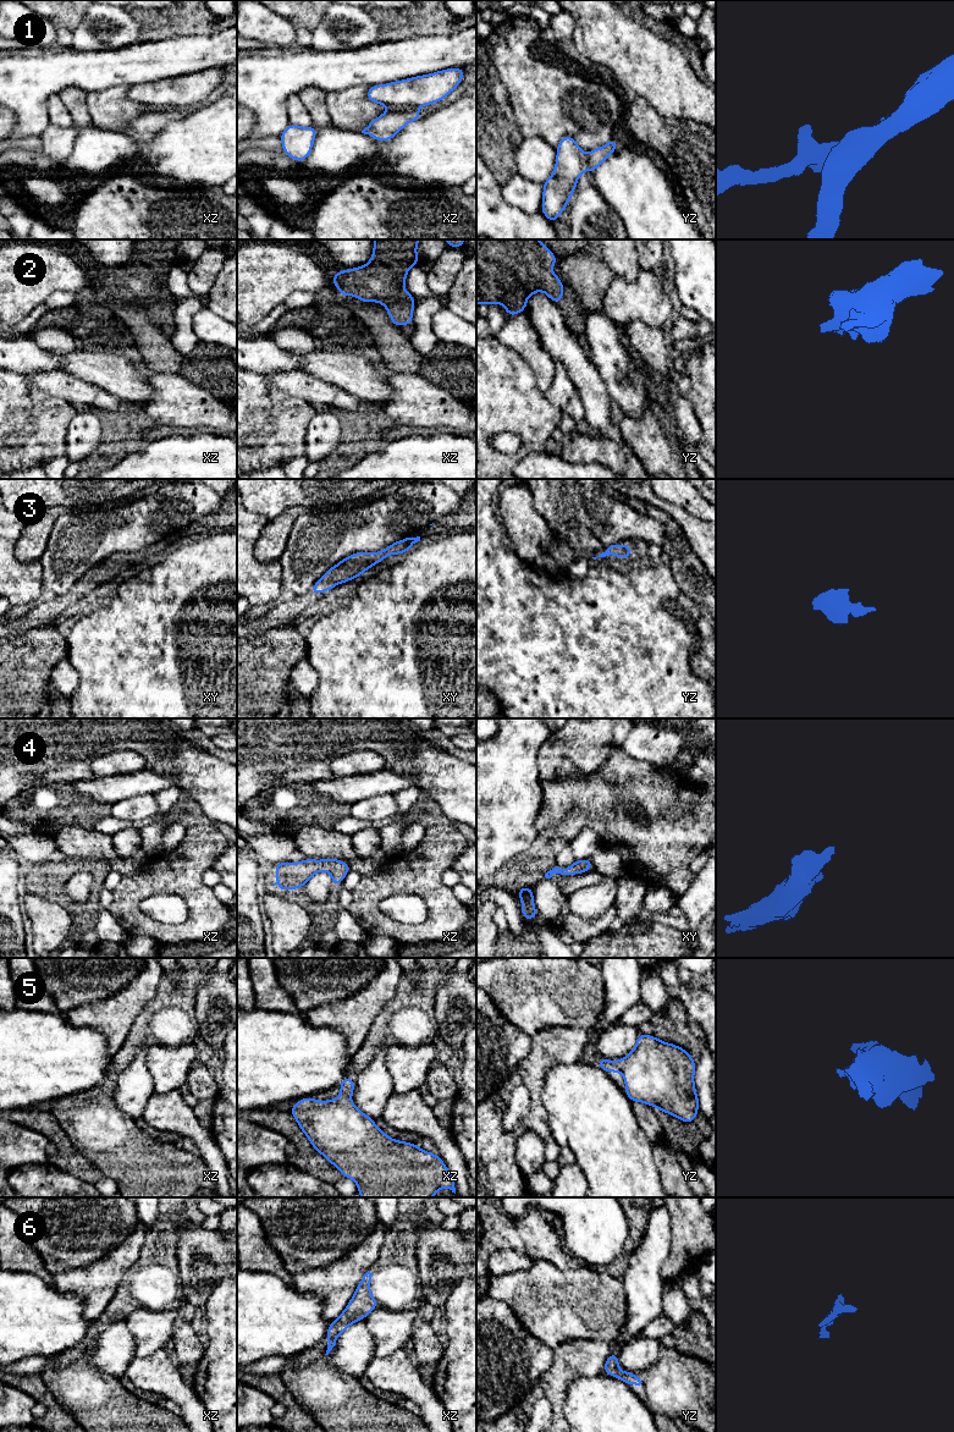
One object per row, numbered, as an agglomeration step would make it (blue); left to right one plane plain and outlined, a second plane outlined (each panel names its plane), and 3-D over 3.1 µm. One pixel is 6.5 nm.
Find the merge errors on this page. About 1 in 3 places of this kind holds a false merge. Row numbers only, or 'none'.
1

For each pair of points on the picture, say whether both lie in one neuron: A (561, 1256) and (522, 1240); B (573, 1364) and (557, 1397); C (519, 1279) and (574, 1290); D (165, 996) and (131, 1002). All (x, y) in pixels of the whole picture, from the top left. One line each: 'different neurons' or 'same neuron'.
A: same neuron
B: same neuron
C: same neuron
D: different neurons

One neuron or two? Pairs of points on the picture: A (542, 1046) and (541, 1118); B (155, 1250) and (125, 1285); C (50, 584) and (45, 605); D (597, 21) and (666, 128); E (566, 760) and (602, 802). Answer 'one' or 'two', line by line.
A: one
B: one
C: two
D: two
E: two

